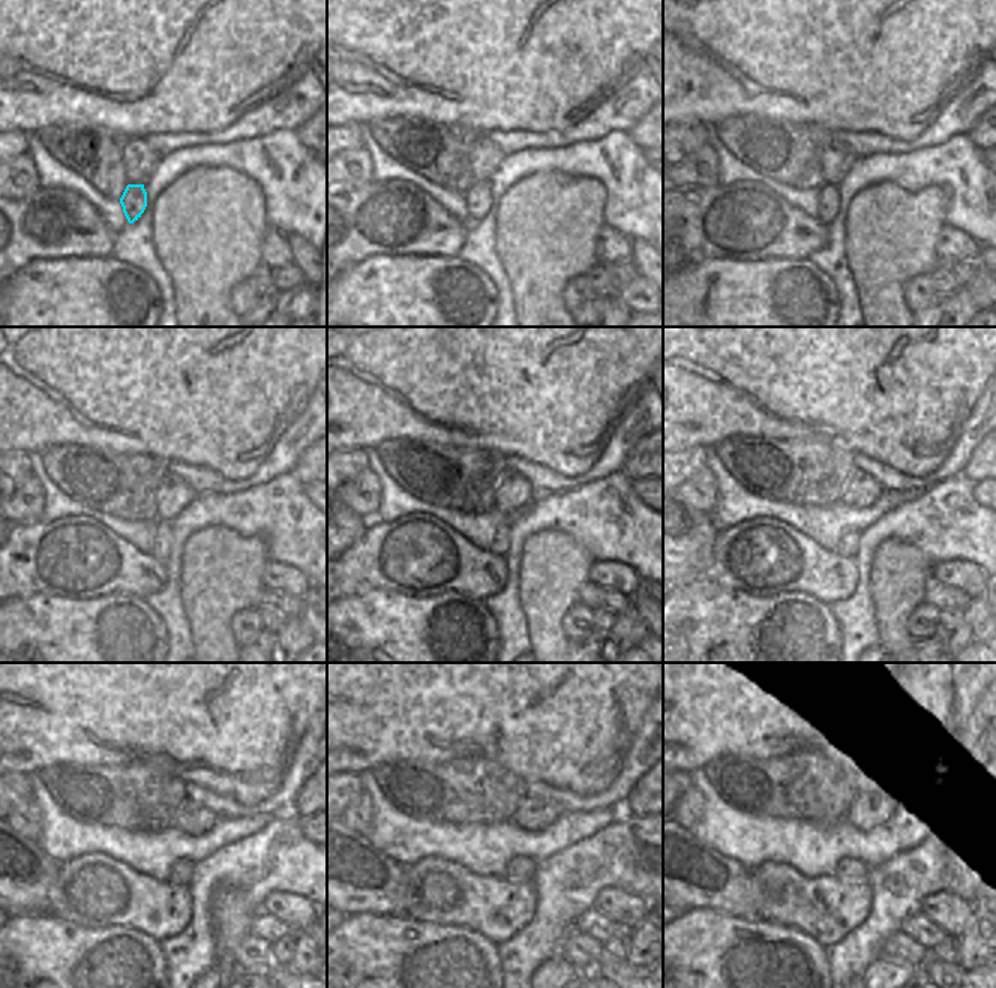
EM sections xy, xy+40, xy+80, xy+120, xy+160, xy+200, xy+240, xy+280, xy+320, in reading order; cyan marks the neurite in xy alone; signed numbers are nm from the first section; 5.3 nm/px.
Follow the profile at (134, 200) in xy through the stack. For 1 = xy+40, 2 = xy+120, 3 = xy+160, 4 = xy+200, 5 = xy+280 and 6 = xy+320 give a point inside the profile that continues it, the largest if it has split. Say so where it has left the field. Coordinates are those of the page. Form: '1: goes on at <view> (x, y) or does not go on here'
1: goes on at xy+40 (479, 198)
2: goes on at xy+120 (161, 547)
3: goes on at xy+160 (500, 546)
4: goes on at xy+200 (848, 546)
5: goes on at xy+280 (519, 868)
6: goes on at xy+320 (848, 867)

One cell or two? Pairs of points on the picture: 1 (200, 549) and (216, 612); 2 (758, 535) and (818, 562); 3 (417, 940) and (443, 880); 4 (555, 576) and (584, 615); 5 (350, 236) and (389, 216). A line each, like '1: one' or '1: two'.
1: one
2: one
3: two
4: two
5: one

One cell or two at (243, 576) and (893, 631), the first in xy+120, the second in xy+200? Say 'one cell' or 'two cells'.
one cell

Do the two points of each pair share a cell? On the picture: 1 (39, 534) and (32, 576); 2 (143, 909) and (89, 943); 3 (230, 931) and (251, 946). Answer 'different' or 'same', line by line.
1: same
2: different
3: different

